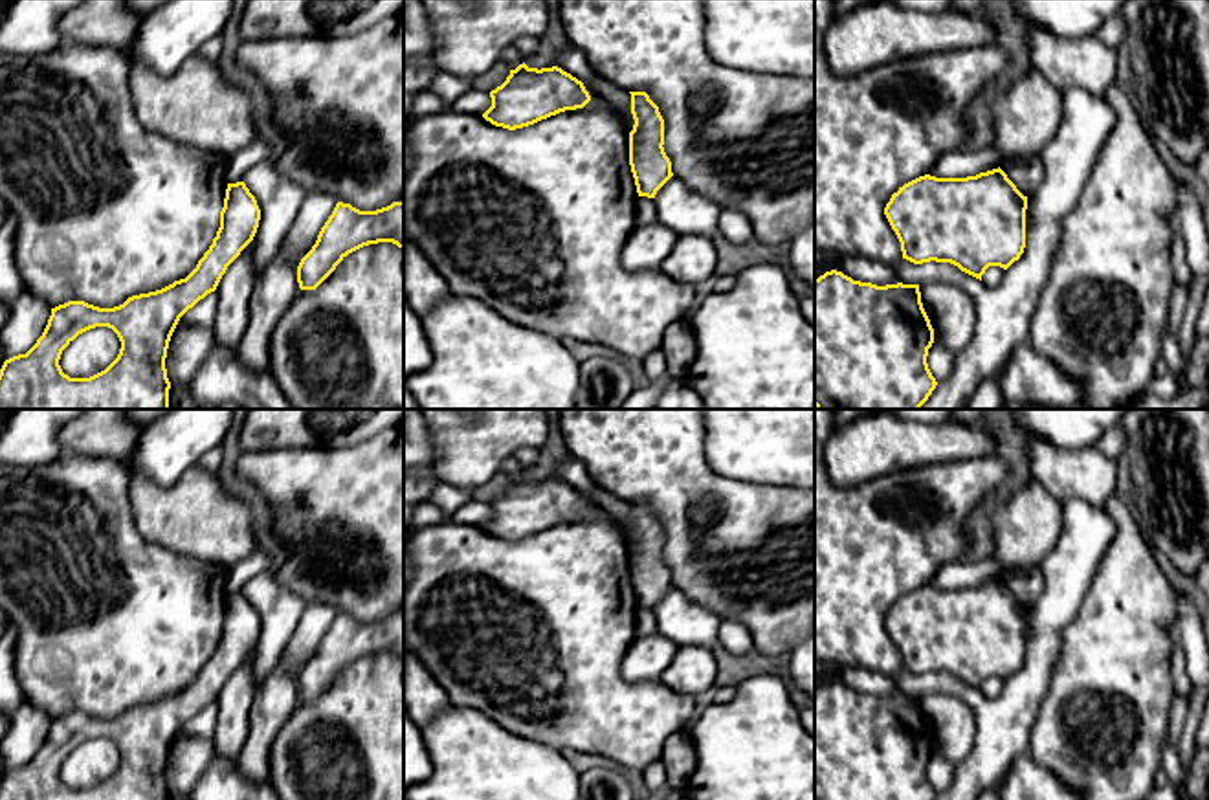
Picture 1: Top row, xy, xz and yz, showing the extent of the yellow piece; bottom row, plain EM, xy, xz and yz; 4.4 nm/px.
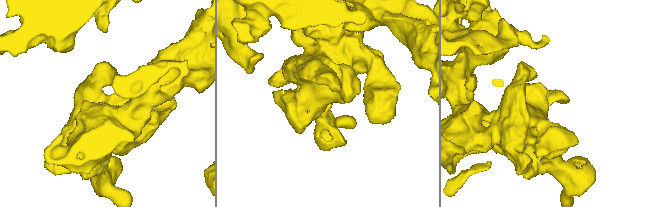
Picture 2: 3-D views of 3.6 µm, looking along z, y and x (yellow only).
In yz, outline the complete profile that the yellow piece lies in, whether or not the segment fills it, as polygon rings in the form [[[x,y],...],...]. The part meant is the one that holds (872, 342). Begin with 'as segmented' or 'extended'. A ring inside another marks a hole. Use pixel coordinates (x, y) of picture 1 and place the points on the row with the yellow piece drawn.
as segmented; [[[837,270],[815,279],[816,409],[919,409],[937,385],[926,363],[932,343],[919,284],[877,286]]]

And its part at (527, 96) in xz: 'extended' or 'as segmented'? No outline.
as segmented

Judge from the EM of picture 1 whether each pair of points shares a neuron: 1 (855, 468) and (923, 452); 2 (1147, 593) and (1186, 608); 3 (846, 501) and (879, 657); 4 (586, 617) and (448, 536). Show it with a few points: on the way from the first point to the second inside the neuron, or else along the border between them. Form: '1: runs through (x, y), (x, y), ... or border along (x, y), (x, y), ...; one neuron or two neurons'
1: runs through (872, 452), (907, 452); one neuron
2: border along (1175, 593), (1176, 624); two neurons
3: runs through (846, 540), (846, 619); one neuron
4: runs through (551, 611), (525, 589), (509, 584), (483, 567); one neuron

